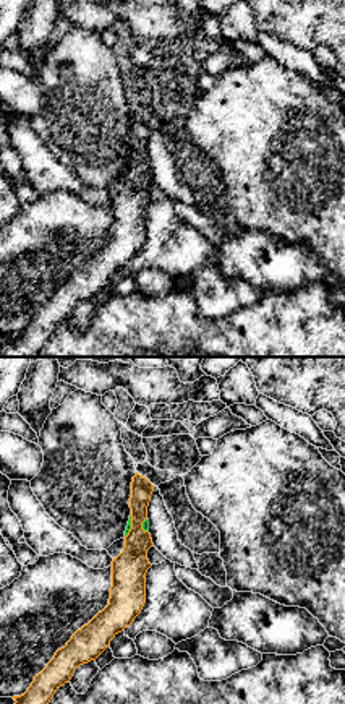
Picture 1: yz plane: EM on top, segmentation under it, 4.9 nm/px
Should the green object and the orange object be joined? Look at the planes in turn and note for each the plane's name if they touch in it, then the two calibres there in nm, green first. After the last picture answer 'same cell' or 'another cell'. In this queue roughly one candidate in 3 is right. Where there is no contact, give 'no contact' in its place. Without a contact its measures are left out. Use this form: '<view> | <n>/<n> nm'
yz | 20/180 nm

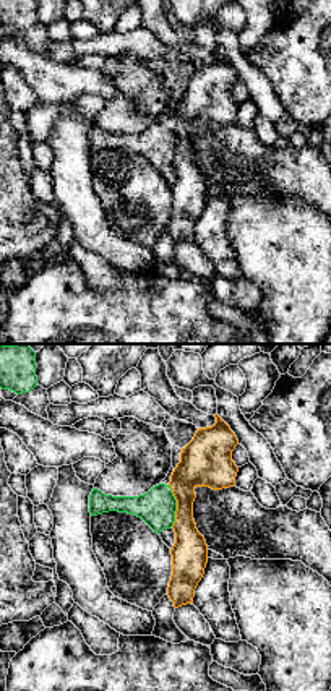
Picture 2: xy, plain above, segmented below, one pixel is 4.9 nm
xy | 180/240 nm

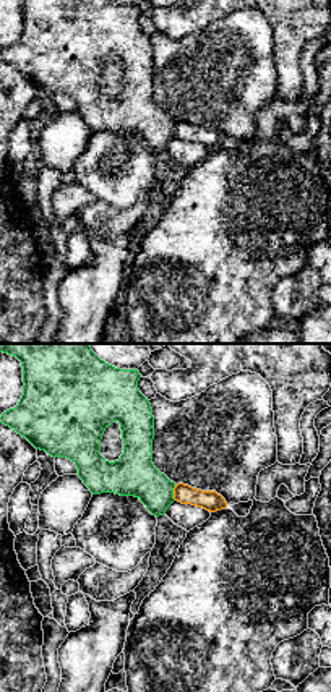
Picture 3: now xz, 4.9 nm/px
xz | 220/100 nm

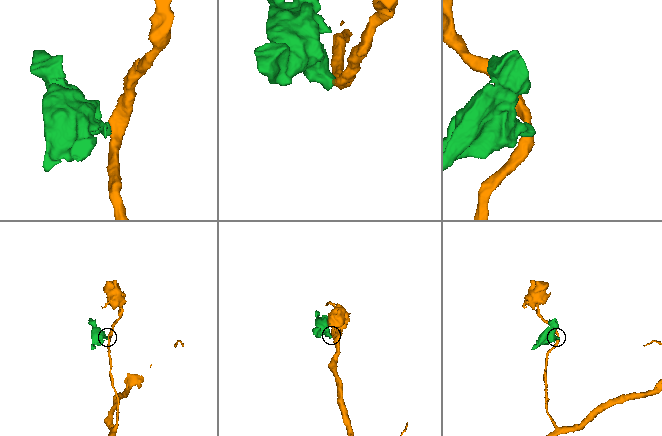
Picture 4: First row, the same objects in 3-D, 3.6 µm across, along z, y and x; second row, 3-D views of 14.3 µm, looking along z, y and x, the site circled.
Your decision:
another cell

